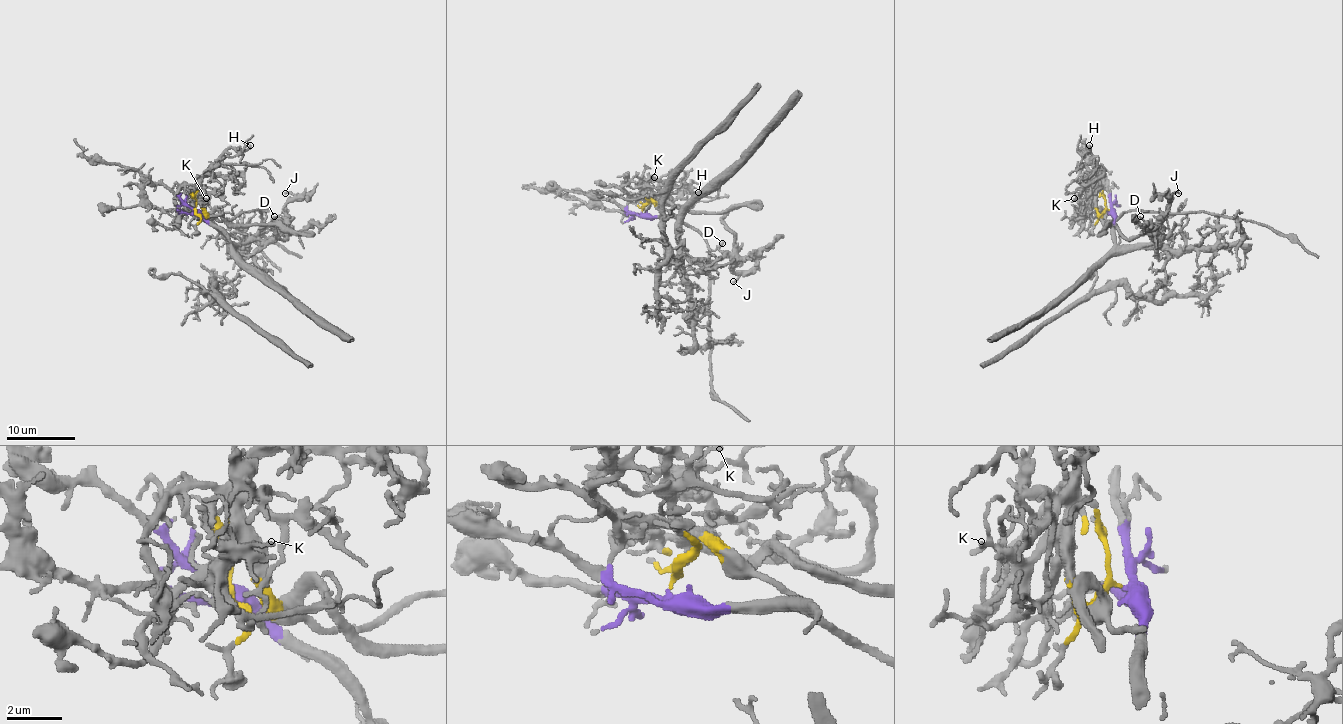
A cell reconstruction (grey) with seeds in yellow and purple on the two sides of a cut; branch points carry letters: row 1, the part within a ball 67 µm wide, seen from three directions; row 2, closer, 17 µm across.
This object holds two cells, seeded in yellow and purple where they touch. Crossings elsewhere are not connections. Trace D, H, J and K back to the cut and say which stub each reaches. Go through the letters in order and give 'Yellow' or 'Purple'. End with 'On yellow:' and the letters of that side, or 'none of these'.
D: Yellow
H: Yellow
J: Yellow
K: Yellow
On yellow: D, H, J, K

